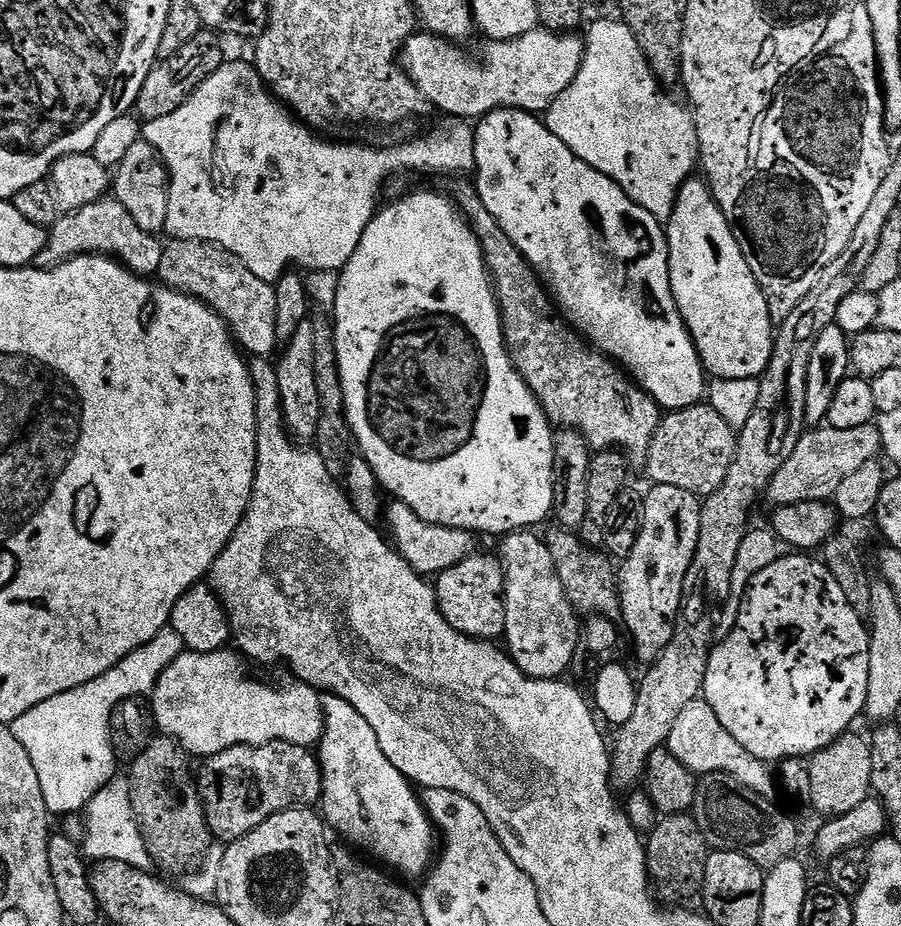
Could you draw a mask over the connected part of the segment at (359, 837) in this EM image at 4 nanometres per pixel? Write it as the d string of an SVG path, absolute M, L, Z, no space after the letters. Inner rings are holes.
M331 694L321 695L320 701L322 702L322 710L324 711L324 733L318 745L318 759L320 762L320 772L324 776L324 794L322 797L322 805L324 804L324 808L322 807L322 816L326 821L327 827L331 829L335 835L337 832L338 835L345 836L345 838L349 840L345 840L349 845L355 846L357 849L365 848L365 850L369 852L369 854L367 853L369 857L377 856L377 858L372 858L379 861L381 865L387 866L389 869L397 868L397 870L392 870L399 873L401 877L420 875L420 877L423 877L425 873L433 867L434 852L432 856L432 847L434 847L435 844L437 847L438 836L434 831L432 821L428 819L428 813L424 811L424 805L421 797L418 795L417 789L396 769L394 762L390 762L390 758L386 758L386 754L382 754L382 746L378 746L378 734L374 734L370 722L366 722L366 718L362 718L362 714L358 714L358 710L354 710L354 706L350 706L350 702L346 702L342 698Z

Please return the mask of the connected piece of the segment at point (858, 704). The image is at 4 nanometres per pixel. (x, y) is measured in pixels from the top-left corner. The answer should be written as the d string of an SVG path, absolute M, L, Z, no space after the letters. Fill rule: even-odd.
M808 554L790 555L794 556L781 555L779 560L766 566L766 570L759 572L749 582L748 590L740 601L740 613L734 630L730 630L728 637L719 641L708 656L702 693L702 698L710 706L710 710L718 714L718 722L722 722L722 726L726 726L726 730L734 734L734 738L738 738L738 742L742 742L742 746L750 750L750 754L765 762L779 762L795 756L811 758L826 746L833 744L840 736L845 735L851 729L848 727L855 722L856 715L859 717L864 711L866 682L870 680L870 637L868 637L867 623L852 609L850 602L846 602L842 586L834 582L834 574L830 574L824 563L819 559L811 560L812 556Z

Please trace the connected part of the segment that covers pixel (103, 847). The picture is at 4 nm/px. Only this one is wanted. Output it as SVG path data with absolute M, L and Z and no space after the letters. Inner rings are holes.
M117 775L88 804L84 820L82 851L89 861L125 860L130 866L145 870L153 867L153 860L147 853L146 842L135 822L134 810L130 802L129 777Z

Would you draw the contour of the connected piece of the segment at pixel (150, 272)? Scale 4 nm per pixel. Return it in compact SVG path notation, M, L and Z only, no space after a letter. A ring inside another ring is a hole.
M105 198L90 206L82 206L73 212L63 213L56 223L51 225L46 246L42 246L42 250L36 255L34 264L38 268L57 268L59 264L73 260L75 256L95 254L113 257L136 275L152 278L159 273L164 257L164 244L160 239L159 235L142 230L142 226L138 226L138 222L134 222L134 218L130 218L130 213L126 211L126 206L122 206L122 202L118 202L114 198Z

